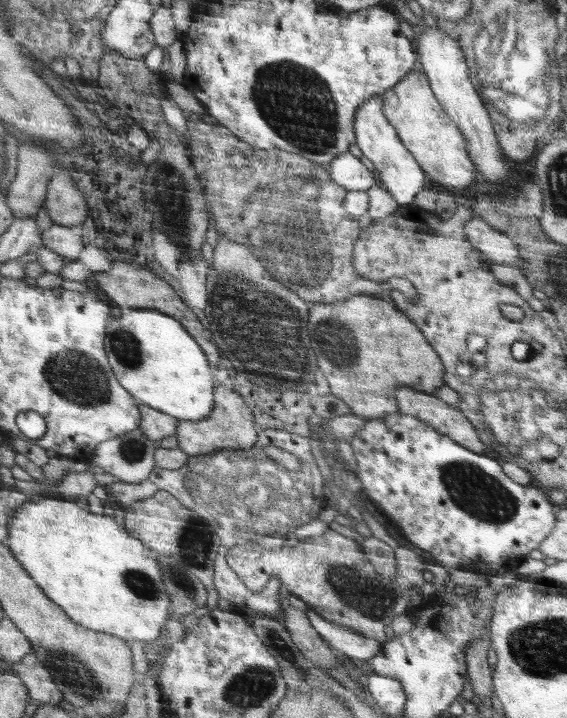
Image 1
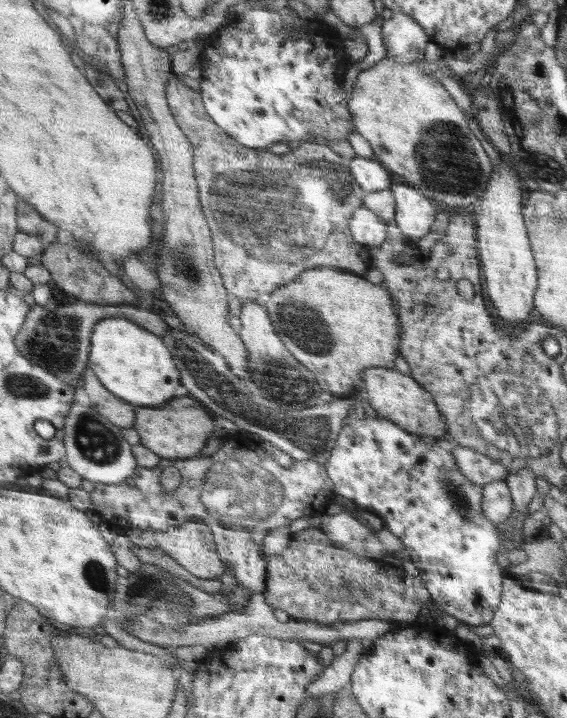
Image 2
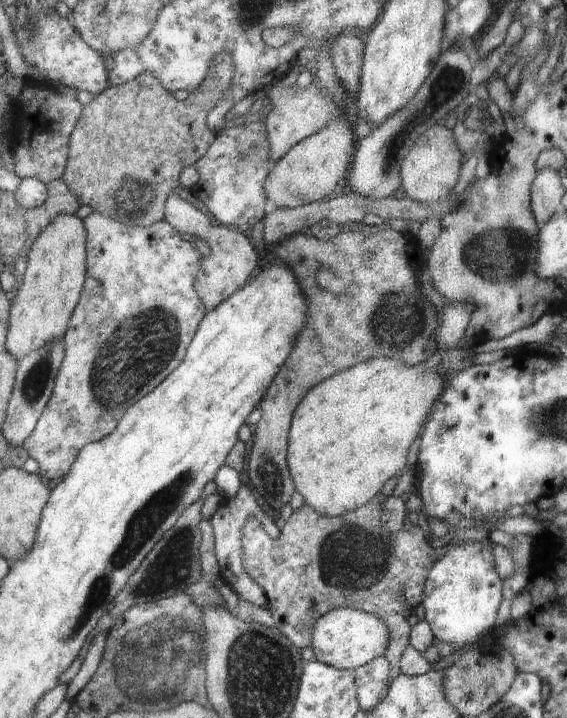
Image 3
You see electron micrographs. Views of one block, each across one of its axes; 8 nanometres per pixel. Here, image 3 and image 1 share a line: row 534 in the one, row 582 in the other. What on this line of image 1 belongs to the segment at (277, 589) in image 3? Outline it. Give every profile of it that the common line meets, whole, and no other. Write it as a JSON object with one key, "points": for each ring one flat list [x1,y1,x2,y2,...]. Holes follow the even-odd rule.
{"points":[[330,528,322,535,305,538,300,542,291,542,292,544,286,543,286,546,282,546,280,550,272,550,272,552,260,550,252,542,246,546,234,546,228,550,226,560,230,569,240,578,248,590,252,592,263,590,271,580,270,578,276,577,286,590,298,596,324,620,352,629,354,632,377,640,380,644,387,641,386,626,391,626,394,618,410,610,408,606,410,590,415,587,420,588,425,583,423,572,426,564,424,564,424,560,404,545,395,549,396,578,388,581,374,569,361,545]]}

